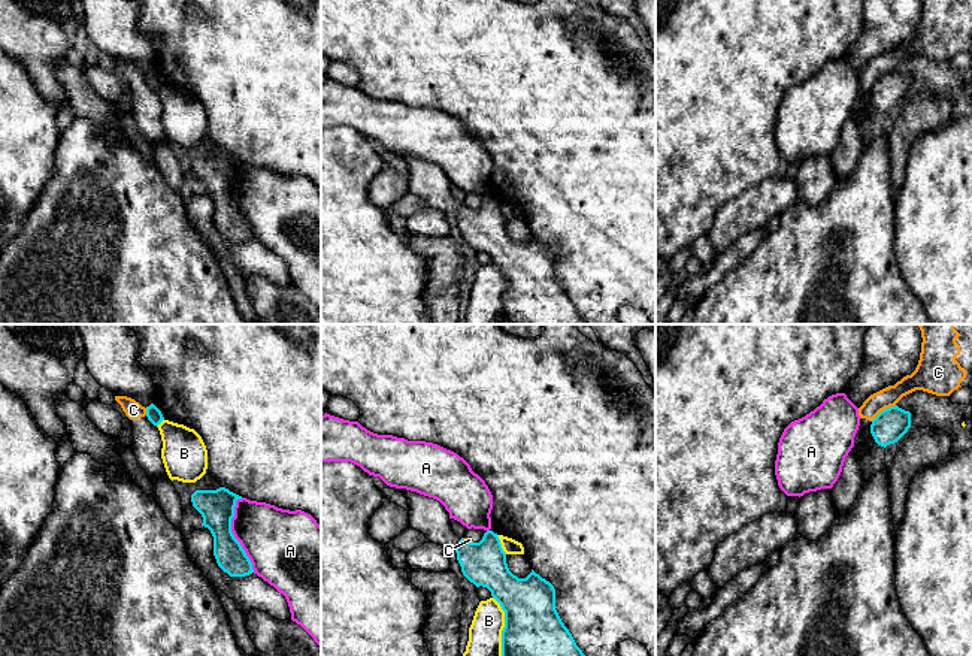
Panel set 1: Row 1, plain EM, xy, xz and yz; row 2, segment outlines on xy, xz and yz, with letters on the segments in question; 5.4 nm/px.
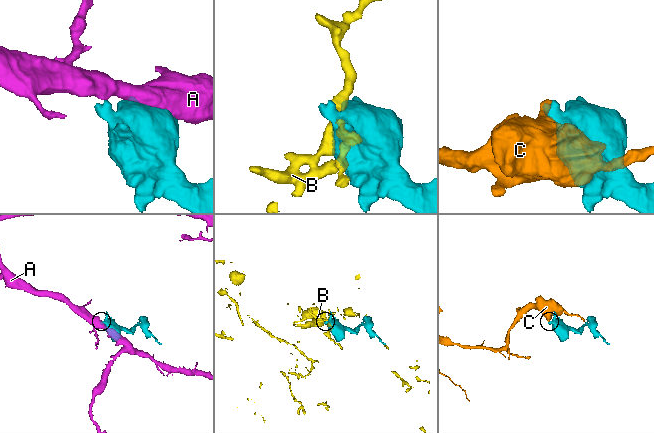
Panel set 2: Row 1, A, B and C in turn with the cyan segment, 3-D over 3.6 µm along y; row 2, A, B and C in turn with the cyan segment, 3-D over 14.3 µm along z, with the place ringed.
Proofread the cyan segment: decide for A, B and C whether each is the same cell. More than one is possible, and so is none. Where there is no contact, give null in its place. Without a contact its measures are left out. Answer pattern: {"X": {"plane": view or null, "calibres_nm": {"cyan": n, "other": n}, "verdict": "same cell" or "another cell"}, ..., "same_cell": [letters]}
{"A": {"plane": "xy", "calibres_nm": {"cyan": 190, "other": 360}, "verdict": "another cell"}, "B": {"plane": "xz", "calibres_nm": {"cyan": 420, "other": 200}, "verdict": "another cell"}, "C": {"plane": "yz", "calibres_nm": {"cyan": 180, "other": 110}, "verdict": "another cell"}, "same_cell": []}

